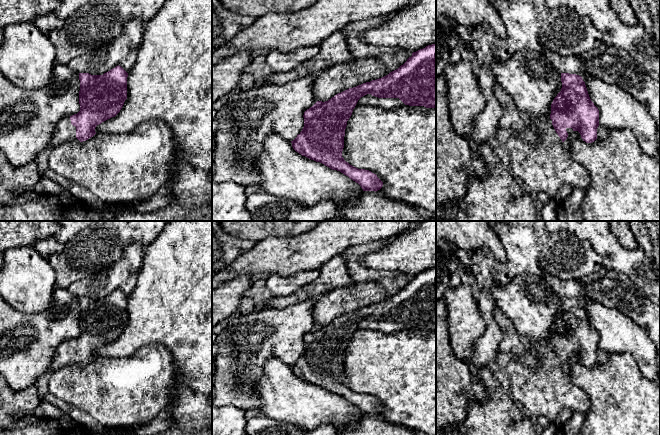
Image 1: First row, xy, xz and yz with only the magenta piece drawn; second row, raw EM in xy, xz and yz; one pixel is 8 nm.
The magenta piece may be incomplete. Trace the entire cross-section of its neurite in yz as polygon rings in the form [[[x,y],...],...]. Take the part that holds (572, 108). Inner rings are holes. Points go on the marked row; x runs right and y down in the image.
[[[561,73],[562,88],[551,104],[550,119],[552,125],[564,143],[570,149],[568,136],[572,131],[578,131],[586,143],[592,143],[597,139],[599,126],[599,110],[591,101],[585,82],[576,74]]]

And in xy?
[[[119,65],[103,75],[79,73],[80,111],[56,125],[47,148],[93,137],[97,125],[115,117],[122,109],[127,99],[127,77],[128,73]]]

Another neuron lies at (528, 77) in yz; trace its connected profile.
[[[516,52],[506,61],[493,63],[498,84],[529,118],[548,118],[551,104],[561,91],[561,73],[542,53]]]

